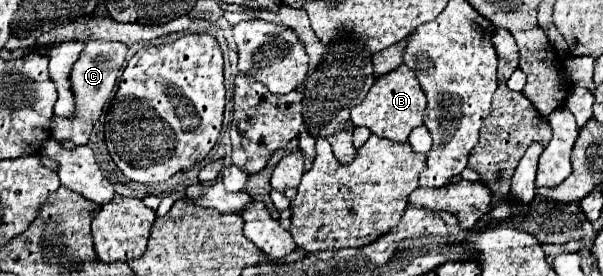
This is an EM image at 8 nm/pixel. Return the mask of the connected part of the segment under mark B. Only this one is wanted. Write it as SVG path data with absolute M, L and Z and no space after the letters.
M399 66L375 80L365 100L351 108L351 120L355 126L365 126L381 138L405 144L411 130L423 126L425 108L427 108L427 96L415 78L415 72L411 72L411 68L407 66Z

